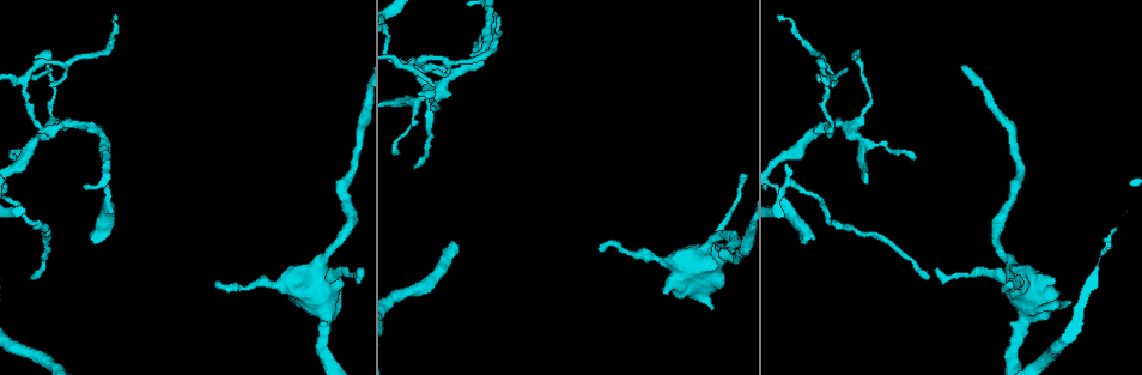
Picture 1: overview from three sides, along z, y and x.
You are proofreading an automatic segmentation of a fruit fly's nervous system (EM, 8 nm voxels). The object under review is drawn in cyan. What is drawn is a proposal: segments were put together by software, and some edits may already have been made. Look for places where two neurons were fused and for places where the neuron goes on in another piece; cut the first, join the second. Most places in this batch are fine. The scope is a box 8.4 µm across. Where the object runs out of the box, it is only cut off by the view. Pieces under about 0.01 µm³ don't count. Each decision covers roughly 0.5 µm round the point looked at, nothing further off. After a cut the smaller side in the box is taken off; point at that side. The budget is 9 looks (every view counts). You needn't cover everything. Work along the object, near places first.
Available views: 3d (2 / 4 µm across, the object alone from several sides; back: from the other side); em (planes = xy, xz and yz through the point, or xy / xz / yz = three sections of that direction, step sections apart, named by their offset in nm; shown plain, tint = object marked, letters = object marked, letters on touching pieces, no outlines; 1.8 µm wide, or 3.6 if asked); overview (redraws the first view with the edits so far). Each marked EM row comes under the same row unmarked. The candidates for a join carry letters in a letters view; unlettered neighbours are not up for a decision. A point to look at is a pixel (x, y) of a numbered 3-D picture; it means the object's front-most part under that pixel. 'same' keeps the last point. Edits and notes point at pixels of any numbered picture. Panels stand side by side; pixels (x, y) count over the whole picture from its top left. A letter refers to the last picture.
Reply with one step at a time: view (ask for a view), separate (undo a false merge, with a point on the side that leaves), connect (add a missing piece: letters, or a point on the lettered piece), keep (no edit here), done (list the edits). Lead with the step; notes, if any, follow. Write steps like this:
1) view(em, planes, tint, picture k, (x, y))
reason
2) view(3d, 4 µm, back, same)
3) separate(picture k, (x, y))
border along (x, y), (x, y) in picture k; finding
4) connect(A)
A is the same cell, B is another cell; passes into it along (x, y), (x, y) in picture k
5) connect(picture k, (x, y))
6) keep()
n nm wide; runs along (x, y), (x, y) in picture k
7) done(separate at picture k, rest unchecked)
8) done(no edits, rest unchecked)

view(em, planes, letters, picture 1, (417, 167))
free end

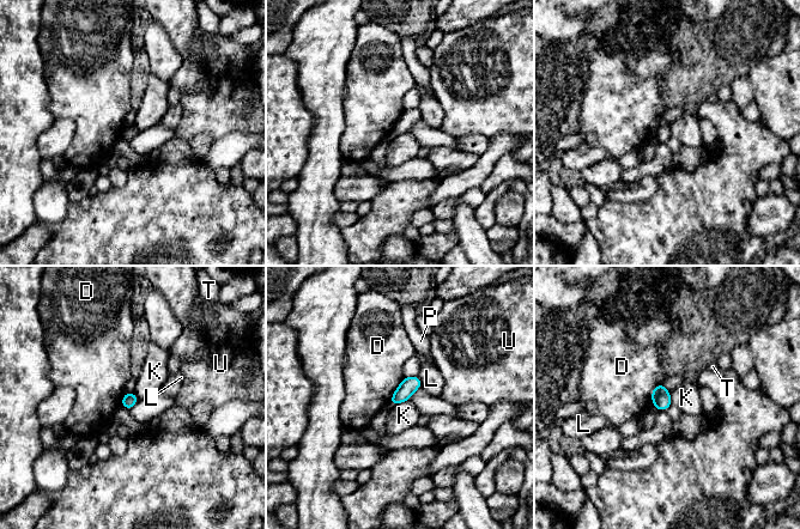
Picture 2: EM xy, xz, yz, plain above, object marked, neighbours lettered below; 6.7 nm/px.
keep()
D, K, L, P, T and U are other cells; no lettered piece goes on from it

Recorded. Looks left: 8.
view(em, planes, letters, picture 1, (815, 237))
branch stops here

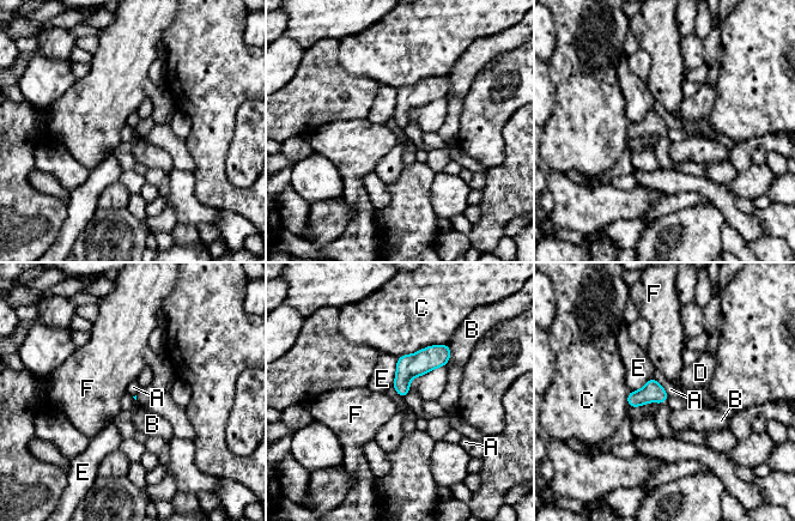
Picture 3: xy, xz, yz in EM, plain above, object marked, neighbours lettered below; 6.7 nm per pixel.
keep()
C touches over 340 nm; A, B, C, D, E and F are other cells; runs along (444, 347), (419, 363), (399, 389) in picture 3; no lettered piece goes on from it

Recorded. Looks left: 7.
view(3d, 2 µm, picture 1, (451, 74))
three arms meet

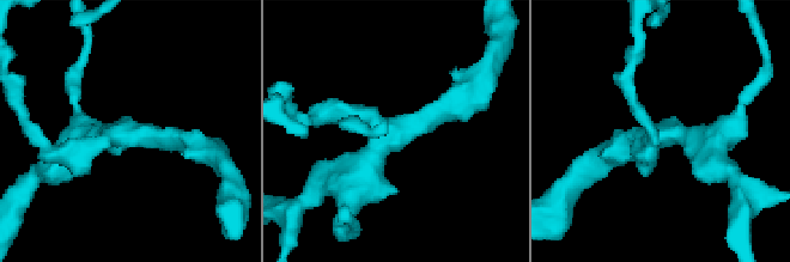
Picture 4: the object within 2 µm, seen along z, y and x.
view(em, planes, letters, picture 4, (396, 126))
3 arms

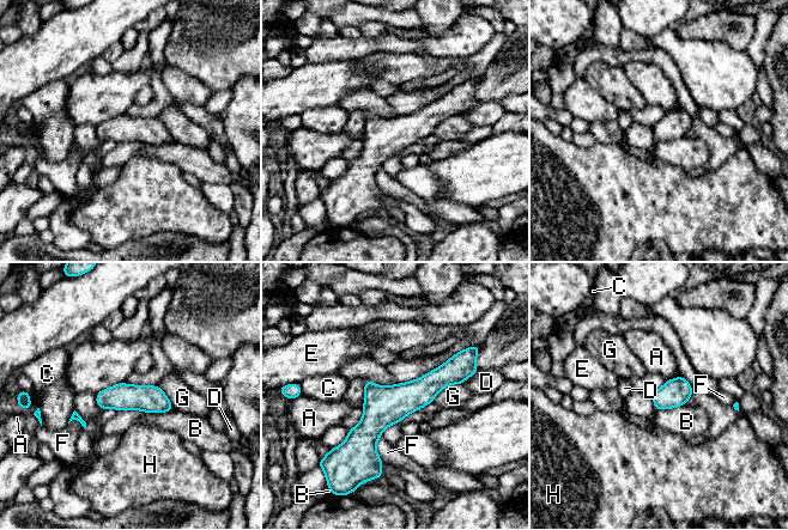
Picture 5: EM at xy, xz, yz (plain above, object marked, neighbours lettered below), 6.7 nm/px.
keep()
B touches over 380 nm; A, B, C, D, E, F, G and H are other cells; border along (174, 408), (167, 412), (117, 412) in picture 5; continuous, no second neuron

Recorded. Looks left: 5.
view(3d, 4 µm, picture 1, (1070, 301))
an open end

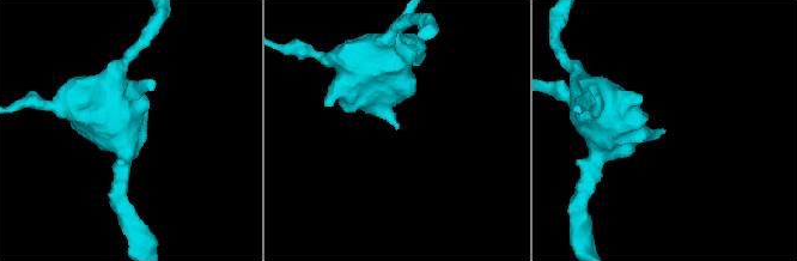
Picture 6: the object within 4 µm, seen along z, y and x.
view(em, planes, letters, picture 6, (662, 130))
shape alone is not enough

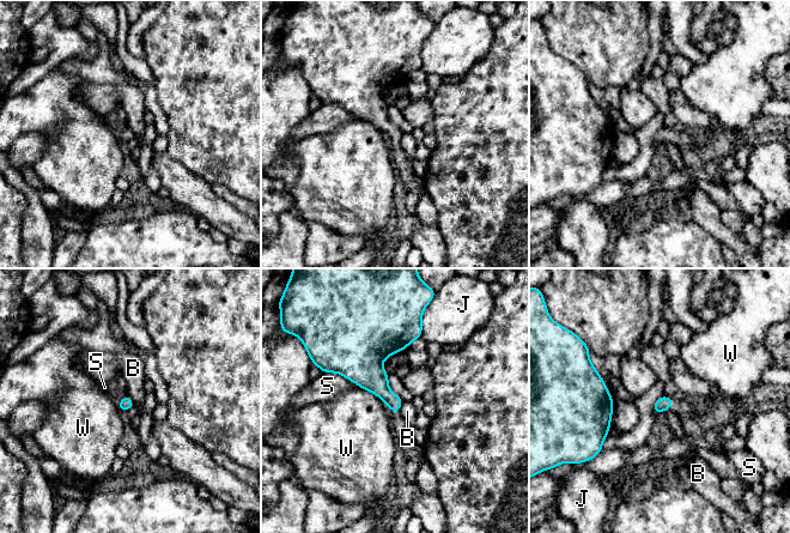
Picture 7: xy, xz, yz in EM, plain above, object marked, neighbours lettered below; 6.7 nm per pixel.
keep()
B, J, S and W are other cells; border along (127, 394), (134, 404) in picture 7; no lettered piece goes on from it

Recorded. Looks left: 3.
done(no edits, rest unchecked)

